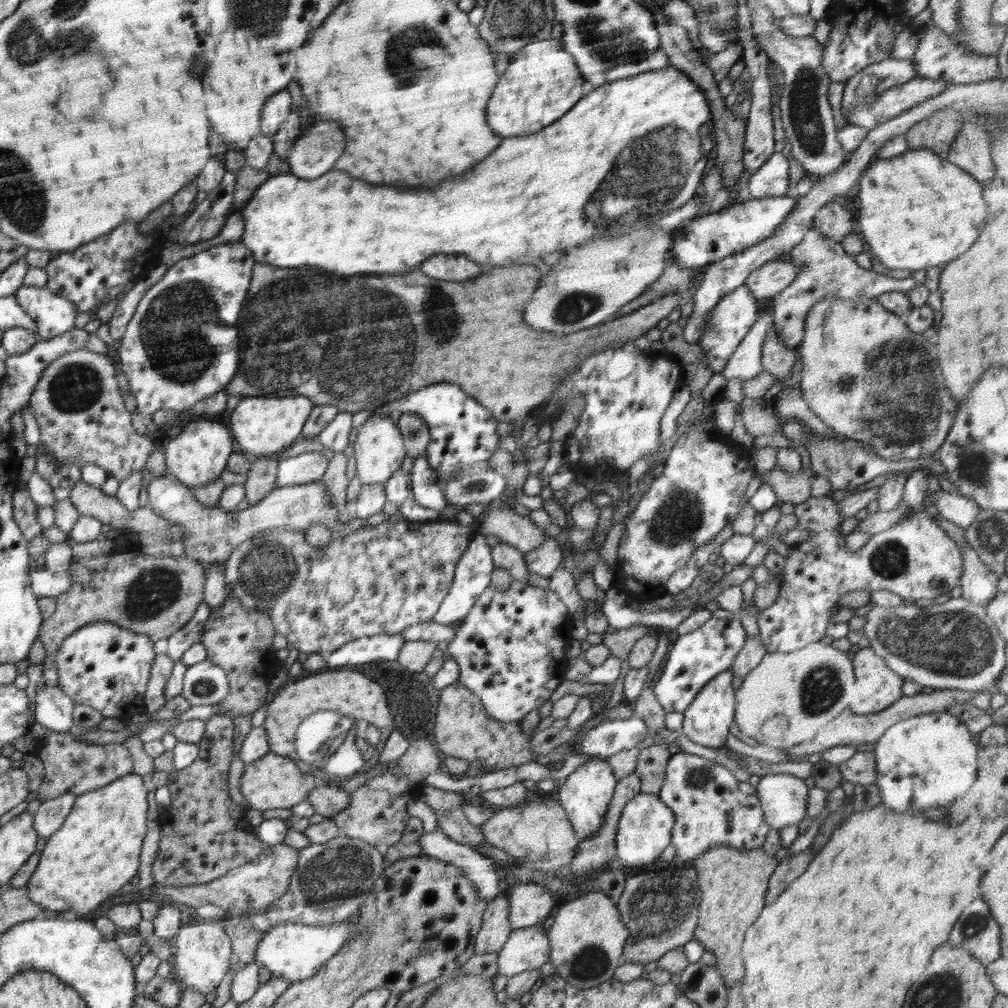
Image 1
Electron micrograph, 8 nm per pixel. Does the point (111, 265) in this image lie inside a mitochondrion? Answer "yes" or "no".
no

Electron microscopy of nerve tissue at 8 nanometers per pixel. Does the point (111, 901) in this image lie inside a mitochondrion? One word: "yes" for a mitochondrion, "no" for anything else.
no

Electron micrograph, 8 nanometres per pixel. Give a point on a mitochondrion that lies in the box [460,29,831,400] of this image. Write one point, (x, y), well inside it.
(648, 176)

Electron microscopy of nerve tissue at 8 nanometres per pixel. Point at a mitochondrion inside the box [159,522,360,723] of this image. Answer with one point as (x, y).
(267, 570)

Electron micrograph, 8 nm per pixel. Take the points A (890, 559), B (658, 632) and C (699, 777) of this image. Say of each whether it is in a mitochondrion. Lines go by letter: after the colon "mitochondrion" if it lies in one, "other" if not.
A: mitochondrion
B: other
C: mitochondrion

